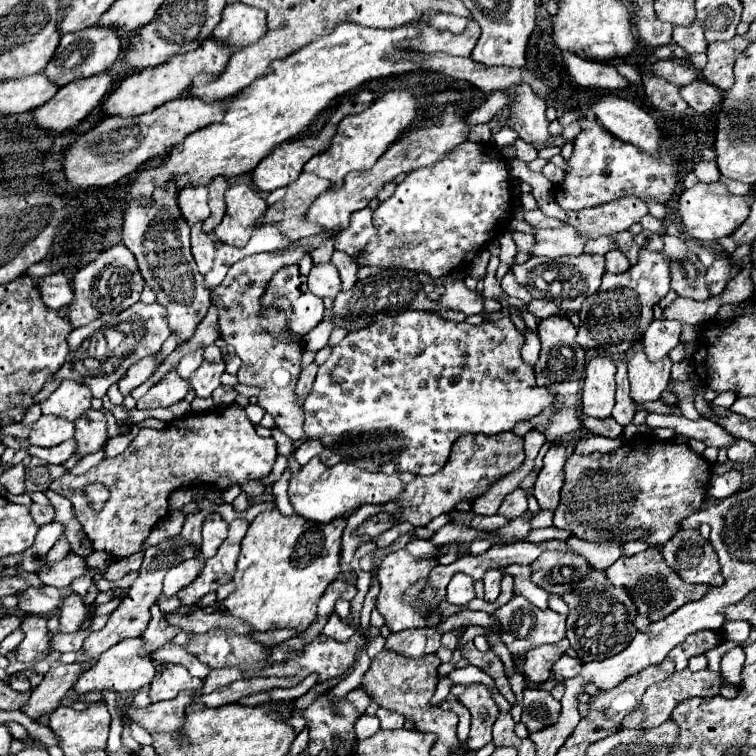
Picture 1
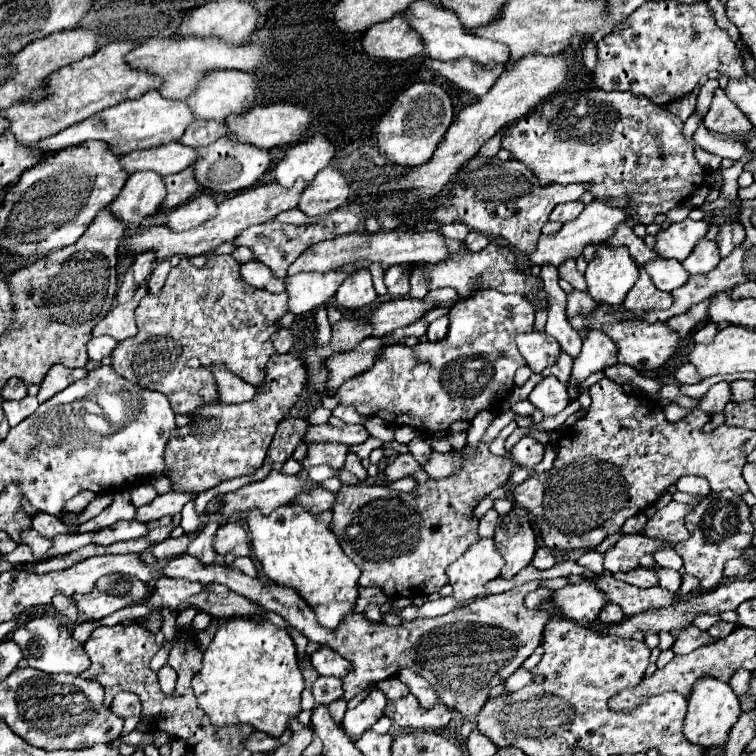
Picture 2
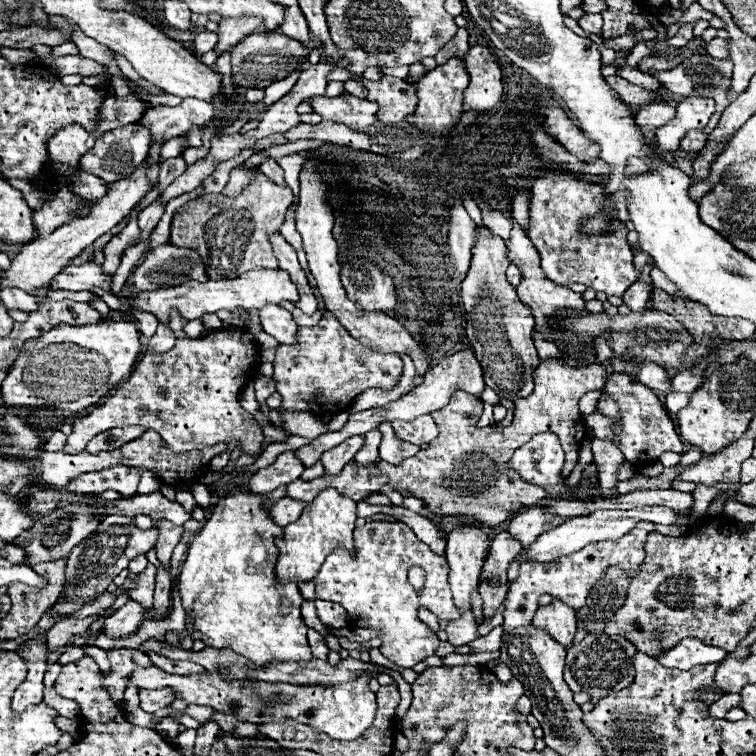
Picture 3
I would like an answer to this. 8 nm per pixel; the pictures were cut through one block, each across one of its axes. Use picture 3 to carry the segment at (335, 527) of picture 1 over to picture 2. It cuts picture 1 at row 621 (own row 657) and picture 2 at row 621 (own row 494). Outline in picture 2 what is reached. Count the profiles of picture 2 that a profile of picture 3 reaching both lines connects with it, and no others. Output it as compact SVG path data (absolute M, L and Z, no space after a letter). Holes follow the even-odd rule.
M230 618L220 624L210 646L202 656L202 670L192 680L194 694L200 708L210 716L212 724L250 724L254 730L260 730L268 736L282 736L288 728L288 718L300 712L300 694L304 690L304 678L298 668L296 646L286 630L276 628L268 620L254 618Z

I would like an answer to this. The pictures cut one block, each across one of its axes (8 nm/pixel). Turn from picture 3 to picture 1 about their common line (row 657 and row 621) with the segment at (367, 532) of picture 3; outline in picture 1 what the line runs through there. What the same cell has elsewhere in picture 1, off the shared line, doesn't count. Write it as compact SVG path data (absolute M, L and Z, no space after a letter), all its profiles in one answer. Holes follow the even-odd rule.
M394 552L390 556L384 558L382 566L378 568L378 582L380 582L380 594L378 594L378 602L376 608L378 612L384 616L386 626L390 628L390 632L400 632L400 630L410 630L410 628L428 628L428 616L422 616L418 608L412 608L408 604L402 602L402 596L416 586L420 580L426 580L430 576L430 572L434 570L434 566L438 564L438 560L428 560L428 558L412 558L410 552Z

